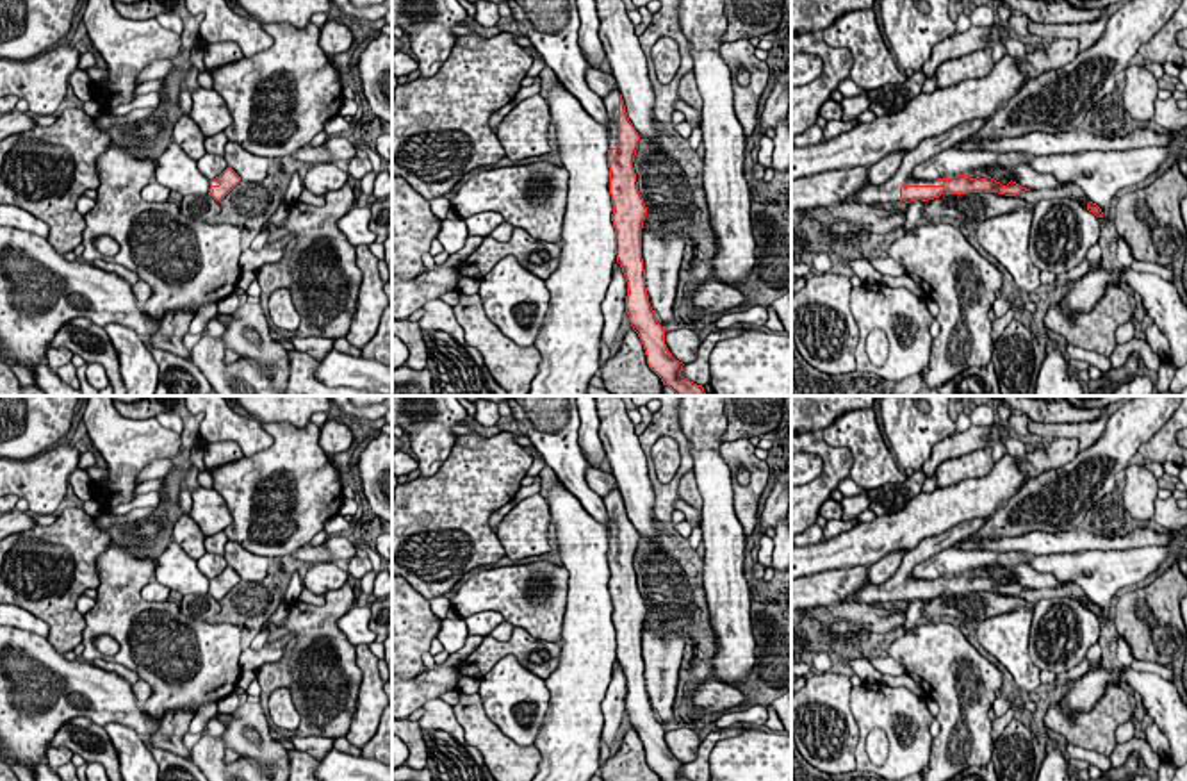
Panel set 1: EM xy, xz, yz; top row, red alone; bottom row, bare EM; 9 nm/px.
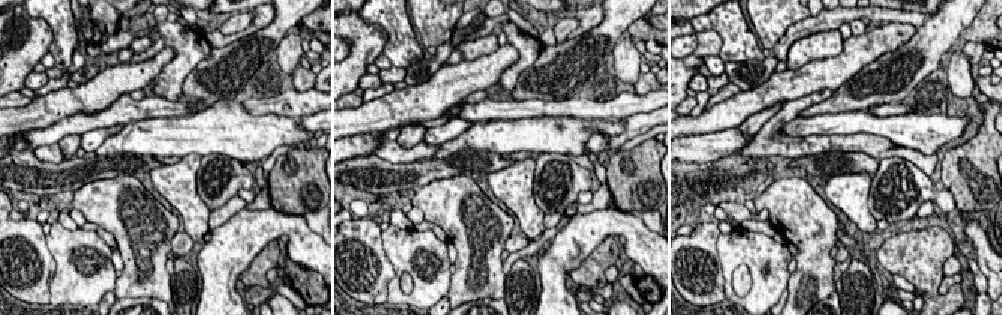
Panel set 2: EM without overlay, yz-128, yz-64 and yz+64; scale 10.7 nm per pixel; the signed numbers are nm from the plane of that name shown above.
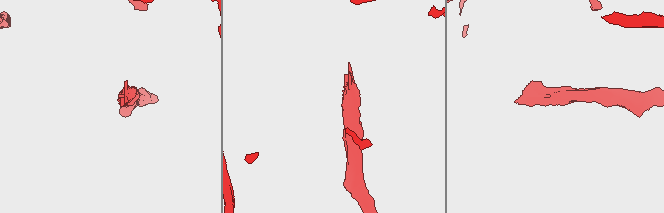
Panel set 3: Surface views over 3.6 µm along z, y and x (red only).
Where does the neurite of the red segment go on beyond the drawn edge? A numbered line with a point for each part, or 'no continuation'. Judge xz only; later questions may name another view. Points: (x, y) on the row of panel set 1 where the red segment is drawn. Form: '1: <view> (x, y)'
1: xz (612, 100)

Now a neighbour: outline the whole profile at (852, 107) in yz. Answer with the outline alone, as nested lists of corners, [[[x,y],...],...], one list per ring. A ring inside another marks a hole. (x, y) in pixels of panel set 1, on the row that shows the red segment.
[[[864,91],[854,98],[843,98],[843,102],[841,102],[841,109],[843,109],[841,121],[855,119],[861,112],[868,111],[868,107],[870,107],[870,98],[864,95]]]

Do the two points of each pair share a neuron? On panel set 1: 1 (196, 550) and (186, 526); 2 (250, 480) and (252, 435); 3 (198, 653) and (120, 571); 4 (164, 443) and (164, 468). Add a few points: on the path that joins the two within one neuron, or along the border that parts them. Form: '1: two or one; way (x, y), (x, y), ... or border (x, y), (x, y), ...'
1: one; way (193, 544), (186, 532)
2: two; border (262, 423), (273, 441), (245, 457)
3: one; way (173, 646), (123, 596)
4: two; border (171, 459), (154, 459), (138, 475), (138, 484)

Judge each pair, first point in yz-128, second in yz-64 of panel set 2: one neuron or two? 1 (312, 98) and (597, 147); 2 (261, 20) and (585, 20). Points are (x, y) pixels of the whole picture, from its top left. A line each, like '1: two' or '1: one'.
1: two
2: one

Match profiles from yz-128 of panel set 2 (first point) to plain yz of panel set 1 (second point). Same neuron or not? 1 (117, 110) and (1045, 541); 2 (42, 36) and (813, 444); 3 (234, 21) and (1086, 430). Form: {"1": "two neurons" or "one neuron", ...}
{"1": "one neuron", "2": "one neuron", "3": "two neurons"}

